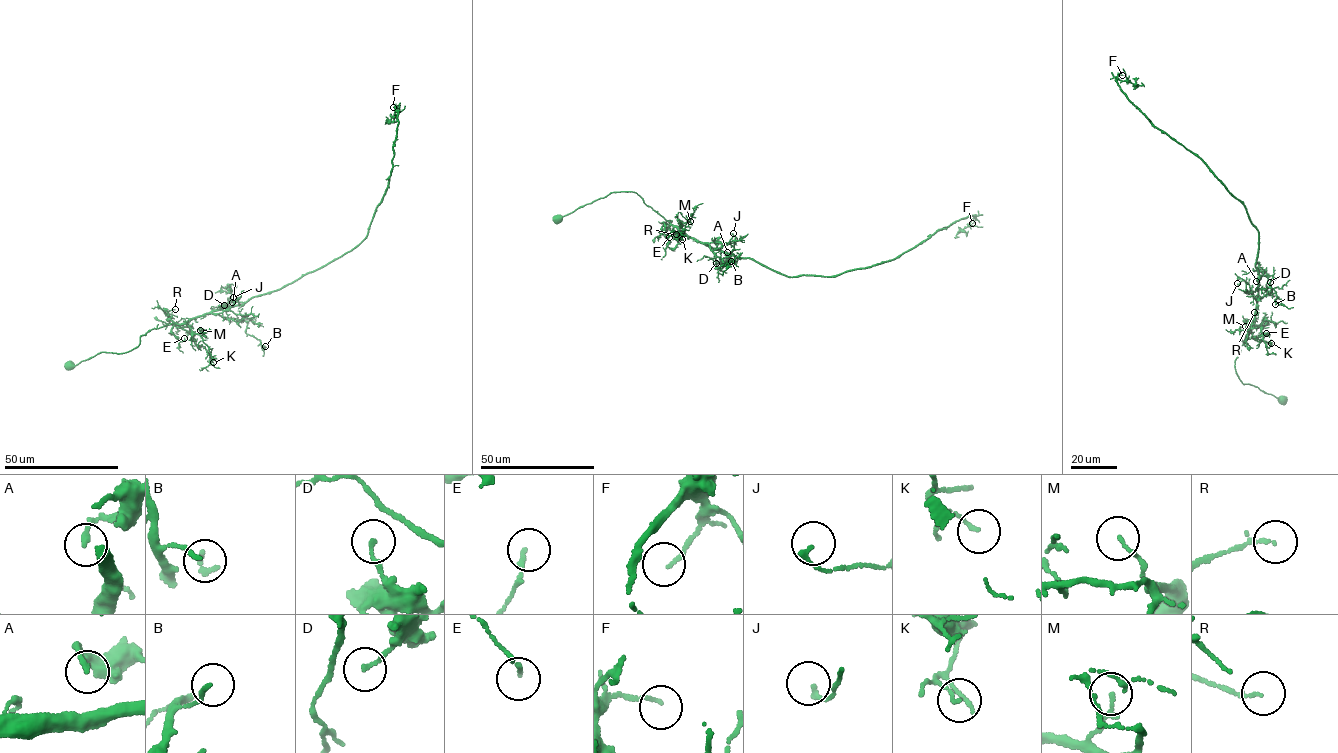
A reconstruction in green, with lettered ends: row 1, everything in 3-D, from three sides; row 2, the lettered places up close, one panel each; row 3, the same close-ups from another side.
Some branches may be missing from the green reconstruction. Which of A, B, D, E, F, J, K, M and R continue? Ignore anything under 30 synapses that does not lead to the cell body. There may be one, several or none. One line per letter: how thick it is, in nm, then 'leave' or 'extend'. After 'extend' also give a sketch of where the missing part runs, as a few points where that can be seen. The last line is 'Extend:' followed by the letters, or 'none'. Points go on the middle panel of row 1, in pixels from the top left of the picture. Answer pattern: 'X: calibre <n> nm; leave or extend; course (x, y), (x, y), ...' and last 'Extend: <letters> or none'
A: calibre 180 nm; leave
B: calibre 130 nm; leave
D: calibre 130 nm; leave
E: calibre 130 nm; leave
F: calibre 120 nm; leave
J: calibre 150 nm; leave
K: calibre 120 nm; leave
M: calibre 140 nm; leave
R: calibre 100 nm; leave
Extend: none

